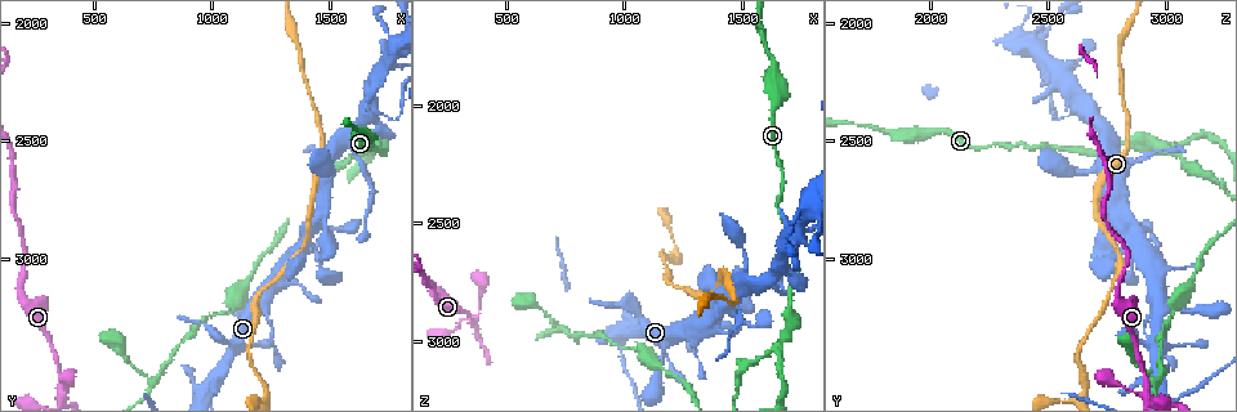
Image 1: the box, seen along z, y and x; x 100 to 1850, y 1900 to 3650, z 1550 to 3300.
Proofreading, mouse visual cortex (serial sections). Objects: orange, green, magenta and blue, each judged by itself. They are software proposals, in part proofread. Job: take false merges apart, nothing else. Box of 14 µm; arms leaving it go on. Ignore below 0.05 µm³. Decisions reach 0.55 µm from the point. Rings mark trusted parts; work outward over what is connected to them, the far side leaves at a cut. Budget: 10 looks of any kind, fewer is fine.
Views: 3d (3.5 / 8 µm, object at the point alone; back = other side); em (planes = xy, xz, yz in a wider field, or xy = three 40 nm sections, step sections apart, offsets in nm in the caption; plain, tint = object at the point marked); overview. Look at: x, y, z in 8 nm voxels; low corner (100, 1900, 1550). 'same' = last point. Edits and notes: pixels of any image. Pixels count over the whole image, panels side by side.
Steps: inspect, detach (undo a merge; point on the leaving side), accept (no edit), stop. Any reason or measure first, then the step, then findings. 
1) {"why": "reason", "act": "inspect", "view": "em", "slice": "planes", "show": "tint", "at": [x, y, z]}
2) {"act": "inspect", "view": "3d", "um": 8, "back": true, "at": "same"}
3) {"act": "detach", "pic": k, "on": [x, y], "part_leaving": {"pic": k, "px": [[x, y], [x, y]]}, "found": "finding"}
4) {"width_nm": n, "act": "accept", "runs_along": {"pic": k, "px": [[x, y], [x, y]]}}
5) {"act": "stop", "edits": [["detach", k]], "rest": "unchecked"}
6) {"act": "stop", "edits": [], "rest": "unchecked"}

{"why": "abrupt turn", "act": "inspect", "view": "3d", "um": 3.5, "at": [1230, 3570, 2660]}

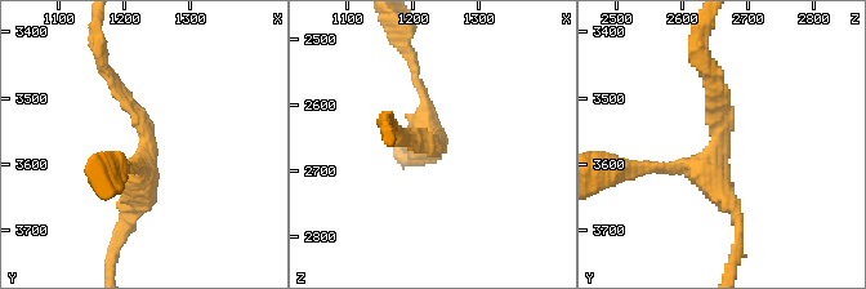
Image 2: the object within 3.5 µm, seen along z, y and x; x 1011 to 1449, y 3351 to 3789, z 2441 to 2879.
{"arms": 3, "arm_widths_nm": [150, 200, 300], "why": "need the tissue", "act": "inspect", "view": "em", "slice": "xy", "step": 3, "show": "tint", "at": [1230, 3565, 2655]}

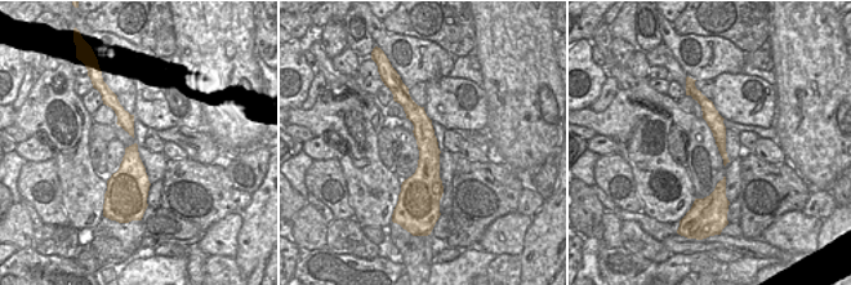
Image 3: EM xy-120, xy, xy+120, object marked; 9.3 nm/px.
{"why": "cut it another way", "act": "inspect", "view": "em", "slice": "planes", "show": "tint", "at": "same"}

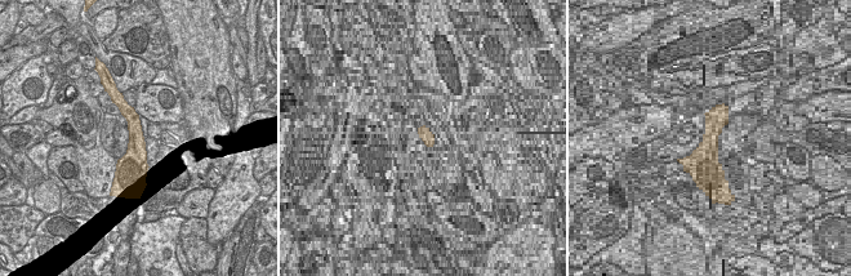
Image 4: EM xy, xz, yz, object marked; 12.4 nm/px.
{"width_nm": 260, "act": "accept", "runs_along": {"pic": 2, "px": [[702, 66], [717, 149], [650, 168]]}, "found": "continuous, no second cell"}

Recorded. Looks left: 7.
{"why": "looks like a crossing", "act": "inspect", "view": "3d", "um": 3.5, "at": [360, 3580, 2910]}

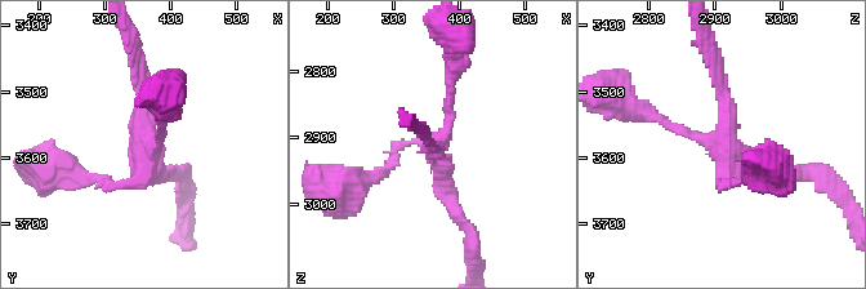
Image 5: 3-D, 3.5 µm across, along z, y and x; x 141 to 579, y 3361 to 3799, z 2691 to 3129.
{"act": "inspect", "view": "em", "slice": "xy", "step": 5, "show": "tint", "at": [355, 3570, 2910]}

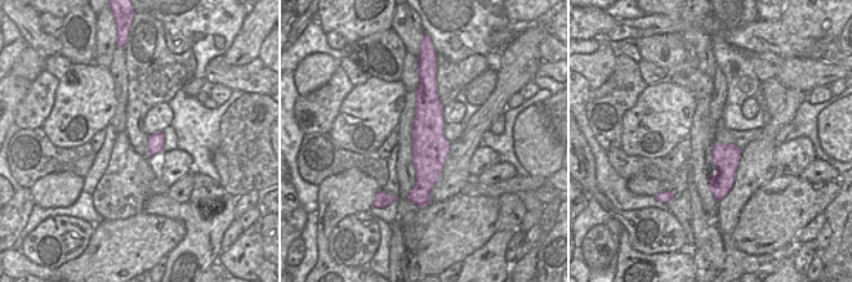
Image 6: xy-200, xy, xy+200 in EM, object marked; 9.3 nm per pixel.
{"act": "accept", "runs_along": {"pic": 6, "px": [[432, 84], [428, 171], [416, 195]]}, "found": "all the same cell"}

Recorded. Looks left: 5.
{"act": "inspect", "view": "3d", "um": 3.5, "at": [1640, 2550, 3040]}

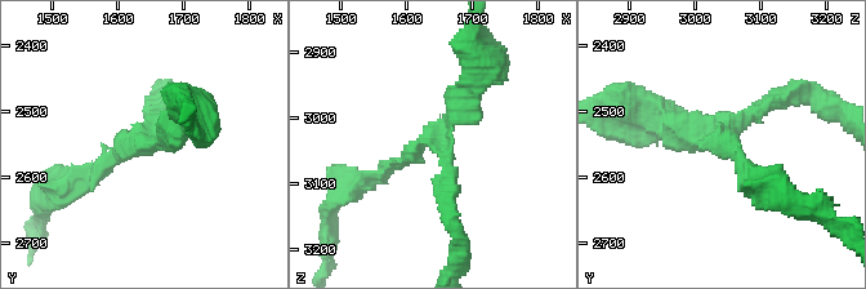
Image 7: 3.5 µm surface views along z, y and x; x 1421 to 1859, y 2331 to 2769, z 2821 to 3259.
{"arms": 3, "arm_widths_nm": [150, 200, 350], "why": "shape alone is not enough", "act": "inspect", "view": "em", "slice": "xy", "step": 1, "show": "tint", "at": [1655, 2540, 3030]}

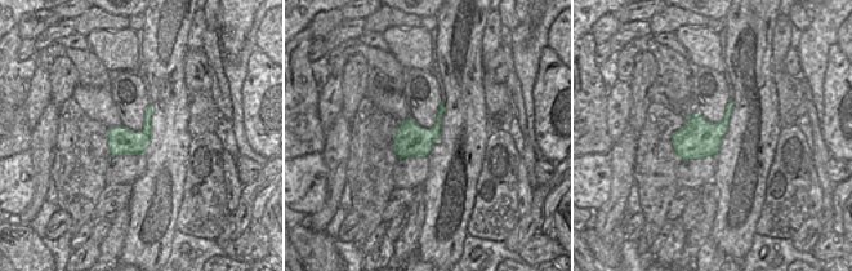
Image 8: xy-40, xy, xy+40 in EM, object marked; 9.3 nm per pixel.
{"why": "another direction", "act": "inspect", "view": "em", "slice": "xy", "step": 3, "show": "tint", "at": "same"}

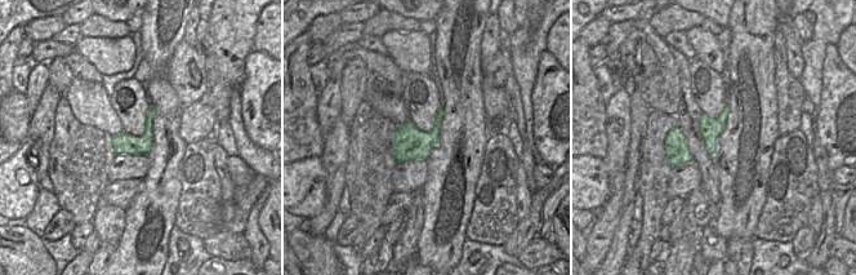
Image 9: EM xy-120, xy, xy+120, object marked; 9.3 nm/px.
{"width_nm": 320, "act": "accept", "runs_along": {"pic": 7, "px": [[480, 76], [440, 139], [373, 178]]}, "found": "all the same cell"}

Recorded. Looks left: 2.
{"act": "inspect", "view": "em", "slice": "xy", "step": 2, "show": "tint", "at": [1580, 2480, 2760]}

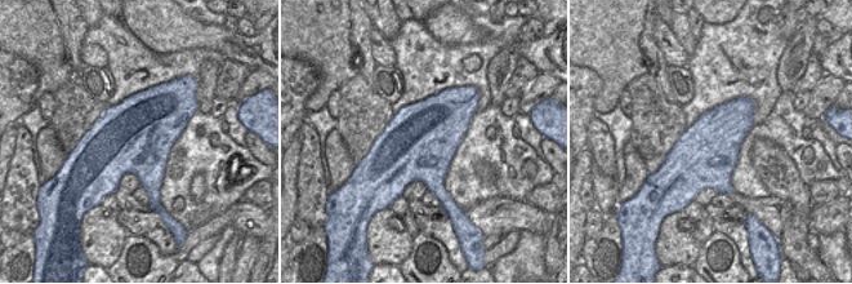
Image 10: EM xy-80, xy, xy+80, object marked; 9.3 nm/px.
{"why": "see where the arms go", "act": "inspect", "view": "3d", "um": 3.5, "at": "same"}

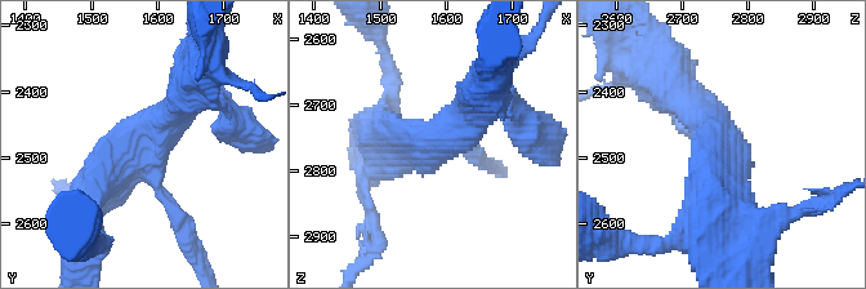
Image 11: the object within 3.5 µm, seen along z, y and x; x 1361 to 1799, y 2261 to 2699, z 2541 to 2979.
{"act": "accept", "found": "all the same cell"}

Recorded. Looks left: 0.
{"act": "stop", "edits": [], "rest": "unchecked"}

